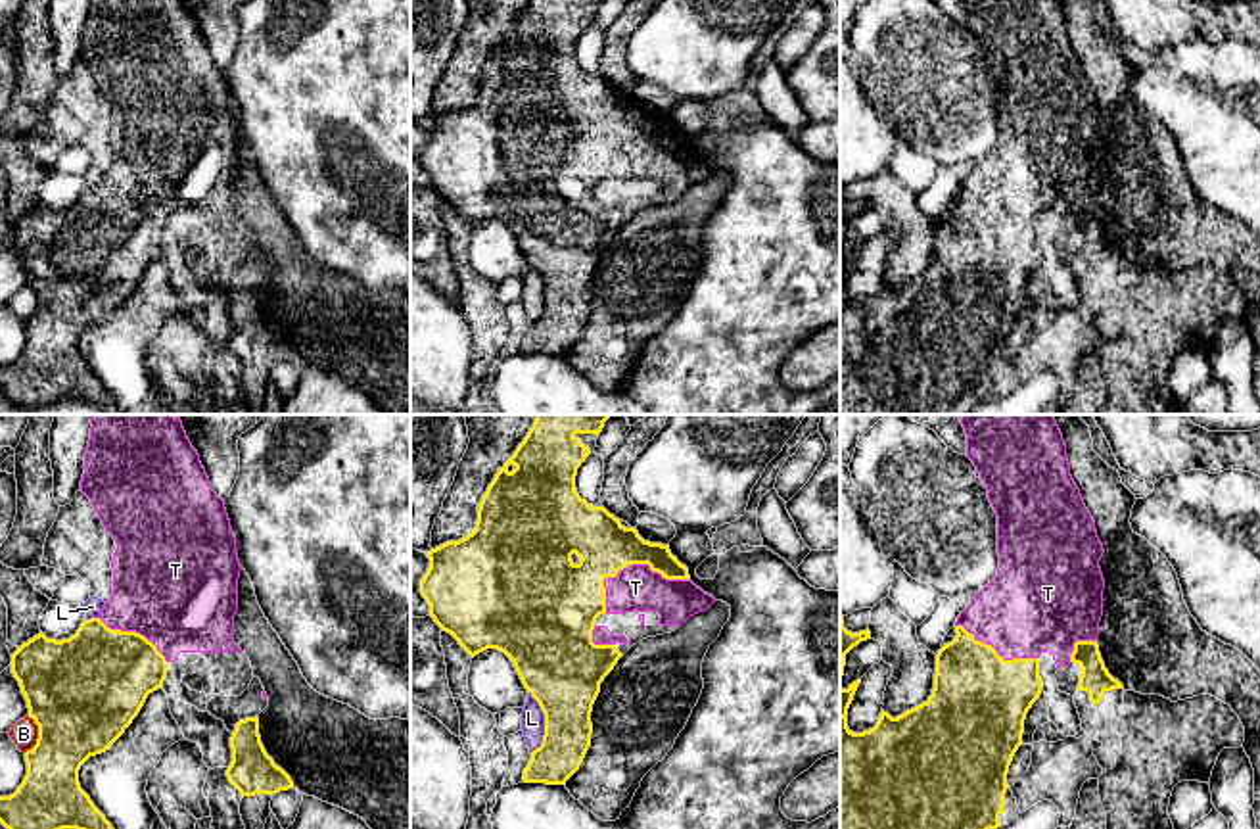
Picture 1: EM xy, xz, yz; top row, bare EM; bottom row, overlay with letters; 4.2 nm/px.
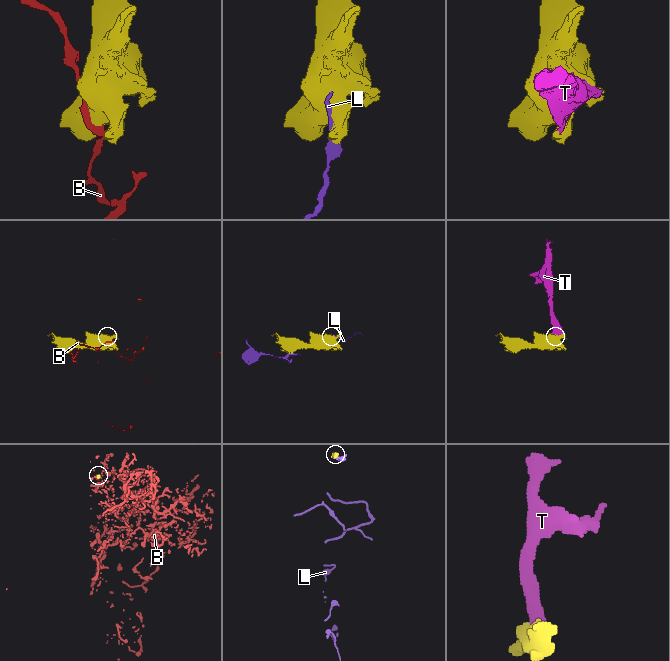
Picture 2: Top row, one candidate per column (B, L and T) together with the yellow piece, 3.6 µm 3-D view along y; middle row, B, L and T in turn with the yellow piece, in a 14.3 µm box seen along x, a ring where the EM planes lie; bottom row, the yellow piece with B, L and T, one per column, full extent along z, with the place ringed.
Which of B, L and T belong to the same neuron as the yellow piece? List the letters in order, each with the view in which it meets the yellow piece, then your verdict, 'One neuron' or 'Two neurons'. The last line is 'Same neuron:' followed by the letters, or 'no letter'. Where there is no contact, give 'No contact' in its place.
B: Touches yellow in xy. Two neurons
L: Touches yellow in xz. Two neurons
T: Touches yellow in xz. One neuron
Same neuron: T

